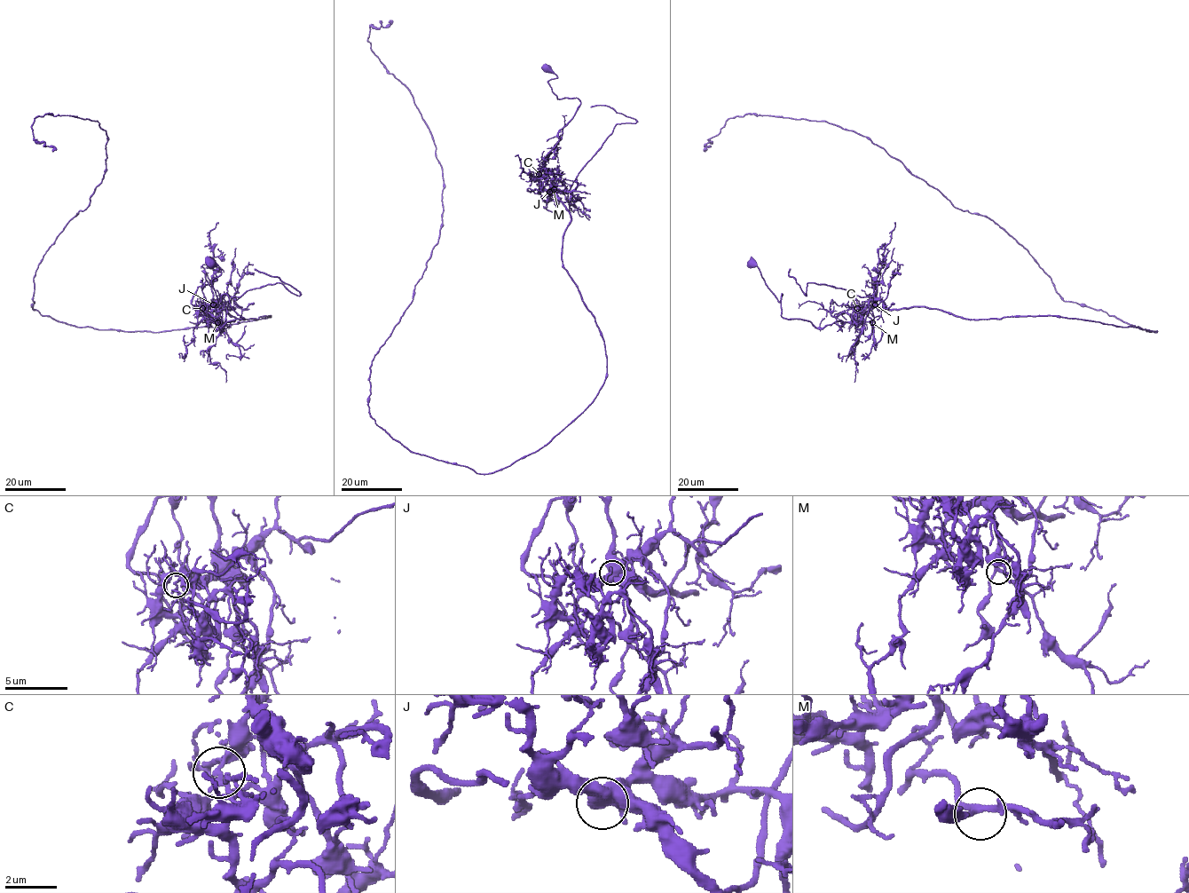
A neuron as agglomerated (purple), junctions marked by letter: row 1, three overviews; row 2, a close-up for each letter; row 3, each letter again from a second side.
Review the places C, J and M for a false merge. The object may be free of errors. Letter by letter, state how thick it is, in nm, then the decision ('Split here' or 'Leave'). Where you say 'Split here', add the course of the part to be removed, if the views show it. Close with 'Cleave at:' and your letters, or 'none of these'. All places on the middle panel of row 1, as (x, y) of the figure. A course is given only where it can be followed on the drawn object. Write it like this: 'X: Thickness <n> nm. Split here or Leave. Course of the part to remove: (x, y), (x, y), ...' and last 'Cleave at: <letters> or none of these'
C: Thickness 170 nm. Split here. Course of the part to remove: (539, 174), (580, 104), (576, 98), (558, 98), (547, 82), (557, 76), (541, 67)
J: Thickness 600 nm. Leave
M: Thickness 220 nm. Leave
Cleave at: C

